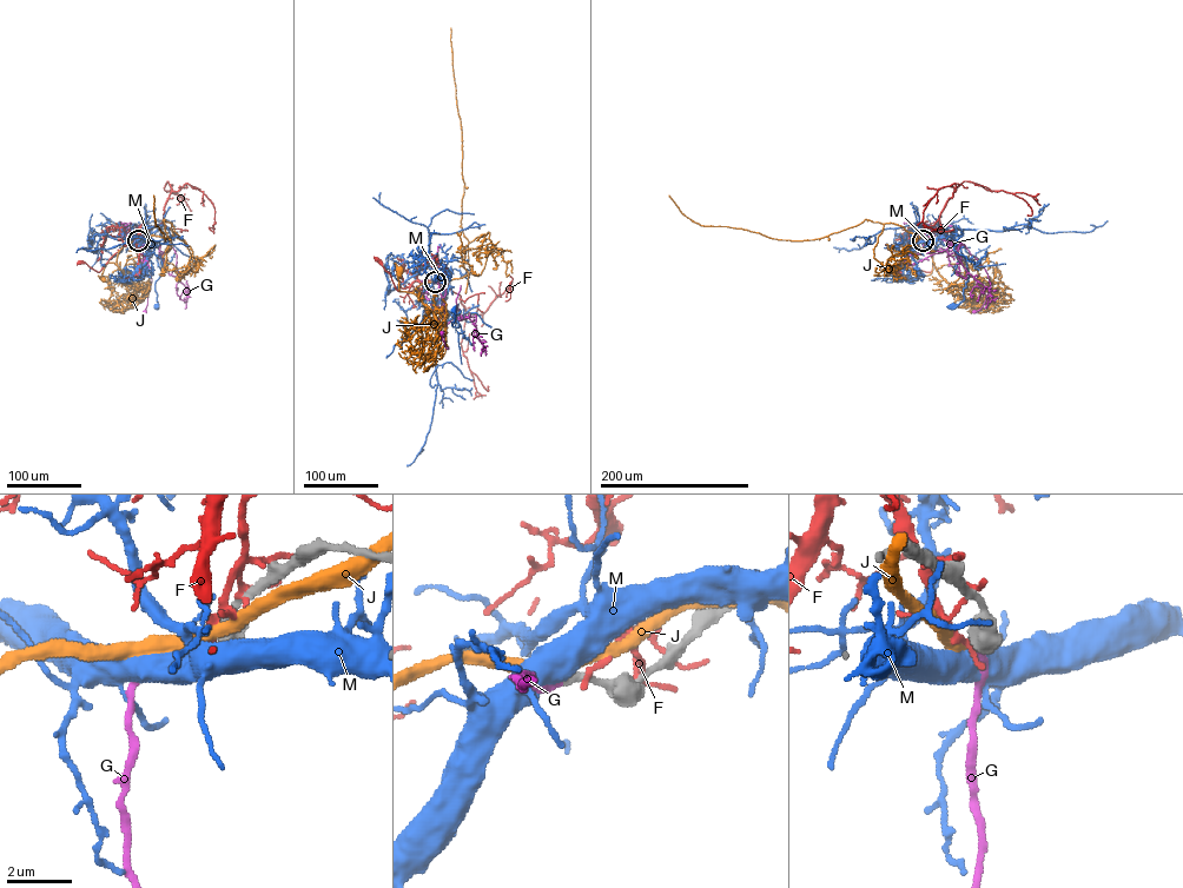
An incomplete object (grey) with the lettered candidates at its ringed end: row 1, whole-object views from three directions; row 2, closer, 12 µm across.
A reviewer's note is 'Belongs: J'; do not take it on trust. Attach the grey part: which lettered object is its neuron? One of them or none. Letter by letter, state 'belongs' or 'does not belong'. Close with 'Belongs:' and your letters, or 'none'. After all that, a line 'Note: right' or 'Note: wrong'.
F: does not belong
G: belongs
J: does not belong
M: does not belong
Belongs: G
Note: wrong

